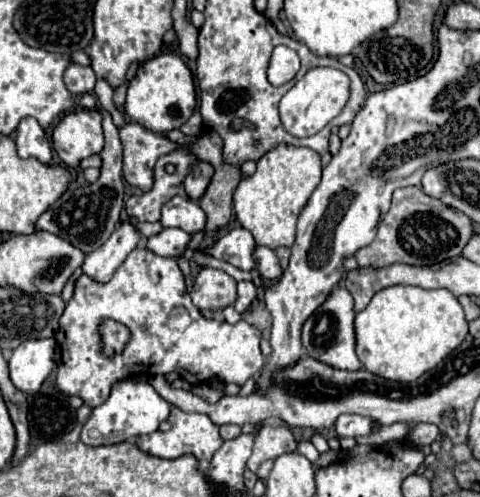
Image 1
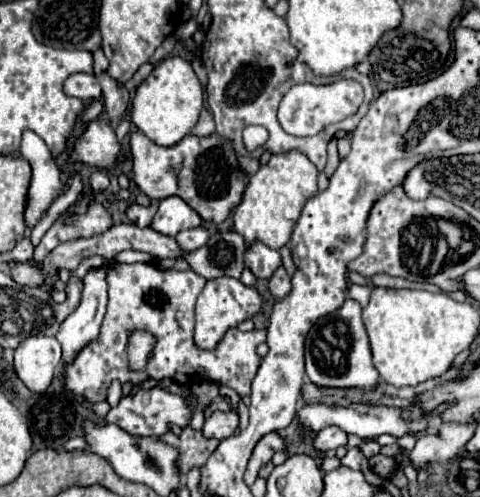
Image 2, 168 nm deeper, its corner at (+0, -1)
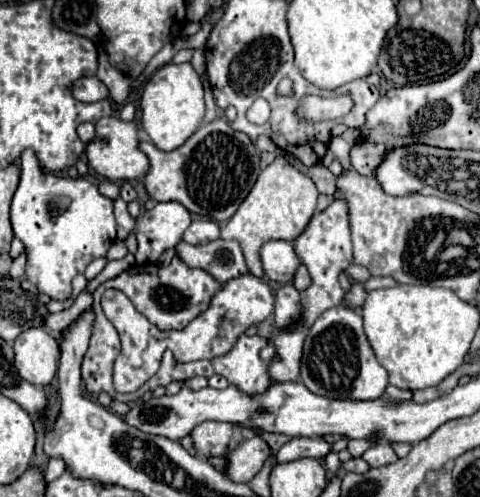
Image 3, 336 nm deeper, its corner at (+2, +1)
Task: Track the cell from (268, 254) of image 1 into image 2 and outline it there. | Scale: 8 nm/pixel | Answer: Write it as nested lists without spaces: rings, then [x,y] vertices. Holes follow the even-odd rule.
[[[278,267],[272,273],[272,277],[268,281],[268,289],[274,295],[274,299],[282,299],[282,297],[288,295],[288,291],[290,291],[290,275],[284,271],[284,267]]]

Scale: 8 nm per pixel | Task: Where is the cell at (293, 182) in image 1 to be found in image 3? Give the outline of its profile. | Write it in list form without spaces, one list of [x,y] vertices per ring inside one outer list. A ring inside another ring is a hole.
[[[278,157],[260,173],[248,197],[242,201],[232,219],[222,227],[222,239],[236,239],[246,257],[248,271],[256,277],[264,277],[260,247],[270,239],[294,241],[298,235],[302,235],[316,213],[316,199],[318,191],[312,179],[296,171],[284,157]]]

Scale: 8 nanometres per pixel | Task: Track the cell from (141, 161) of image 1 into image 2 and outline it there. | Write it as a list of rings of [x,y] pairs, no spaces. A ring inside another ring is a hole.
[[[142,131],[130,133],[130,151],[134,155],[132,179],[150,199],[166,199],[170,195],[182,197],[202,219],[220,223],[238,205],[244,191],[244,175],[238,169],[232,143],[212,133],[210,137],[186,135],[172,147],[162,147],[150,141]]]

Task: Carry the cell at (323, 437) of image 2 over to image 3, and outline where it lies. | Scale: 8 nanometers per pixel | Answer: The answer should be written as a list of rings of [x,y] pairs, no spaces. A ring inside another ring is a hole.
[[[296,437],[280,447],[280,451],[276,453],[276,463],[288,463],[288,461],[296,461],[302,457],[320,459],[328,451],[330,451],[330,445],[324,445],[320,437]]]

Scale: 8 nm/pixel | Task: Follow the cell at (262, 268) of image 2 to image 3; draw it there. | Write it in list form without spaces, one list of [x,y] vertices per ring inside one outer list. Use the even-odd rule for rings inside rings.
[[[268,241],[260,255],[266,277],[278,283],[292,283],[294,273],[302,263],[290,241]]]

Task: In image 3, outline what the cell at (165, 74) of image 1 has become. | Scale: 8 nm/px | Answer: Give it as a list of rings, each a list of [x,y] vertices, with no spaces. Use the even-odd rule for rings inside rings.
[[[168,63],[160,67],[144,85],[142,93],[142,129],[148,133],[152,143],[162,151],[178,149],[188,137],[196,133],[200,127],[206,107],[204,107],[204,87],[200,75],[192,69],[190,63],[174,65]]]

